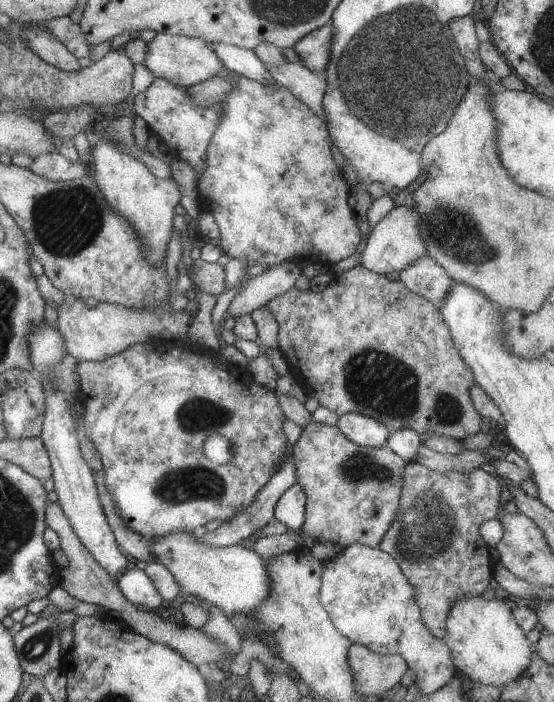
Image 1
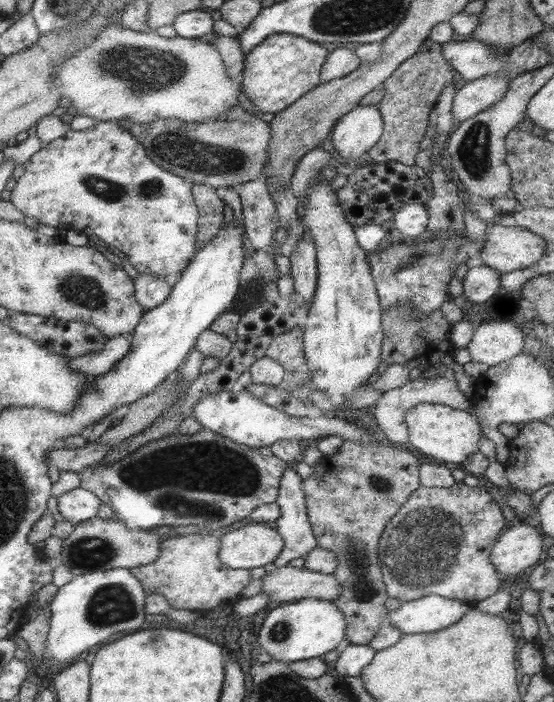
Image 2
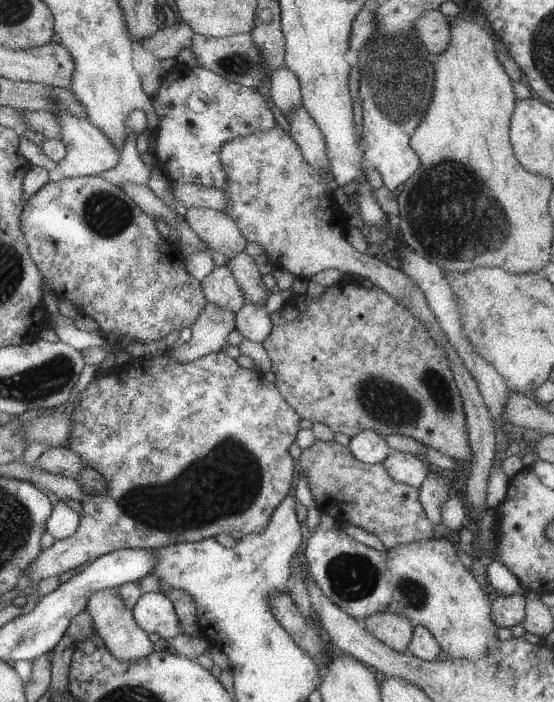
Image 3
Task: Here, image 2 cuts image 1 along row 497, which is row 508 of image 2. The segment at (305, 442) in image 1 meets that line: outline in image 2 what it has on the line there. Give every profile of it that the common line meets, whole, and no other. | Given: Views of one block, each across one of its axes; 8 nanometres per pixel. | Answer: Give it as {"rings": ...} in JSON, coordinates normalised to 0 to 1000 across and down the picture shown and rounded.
{"rings":[[[619,628],[605,647],[581,650],[563,665],[565,674],[545,684],[545,701],[552,709],[552,731],[560,751],[565,754],[570,778],[601,786],[610,805],[599,821],[617,833],[617,846],[608,848],[599,860],[612,866],[625,880],[626,919],[662,919],[682,903],[684,893],[699,886],[693,858],[702,846],[697,843],[695,829],[690,826],[688,801],[682,798],[682,772],[691,754],[704,739],[717,732],[720,724],[760,692],[755,681],[756,655],[740,644],[722,640],[693,637],[677,630],[670,637],[648,634],[632,628]]]}

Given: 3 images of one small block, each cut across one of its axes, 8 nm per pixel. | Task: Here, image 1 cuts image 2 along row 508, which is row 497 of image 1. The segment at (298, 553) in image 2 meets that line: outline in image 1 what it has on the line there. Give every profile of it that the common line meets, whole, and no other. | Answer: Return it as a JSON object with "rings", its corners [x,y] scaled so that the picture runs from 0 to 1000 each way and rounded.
{"rings":[[[531,688],[504,707],[493,726],[493,738],[514,749],[520,759],[542,755],[552,732],[552,704]]]}

